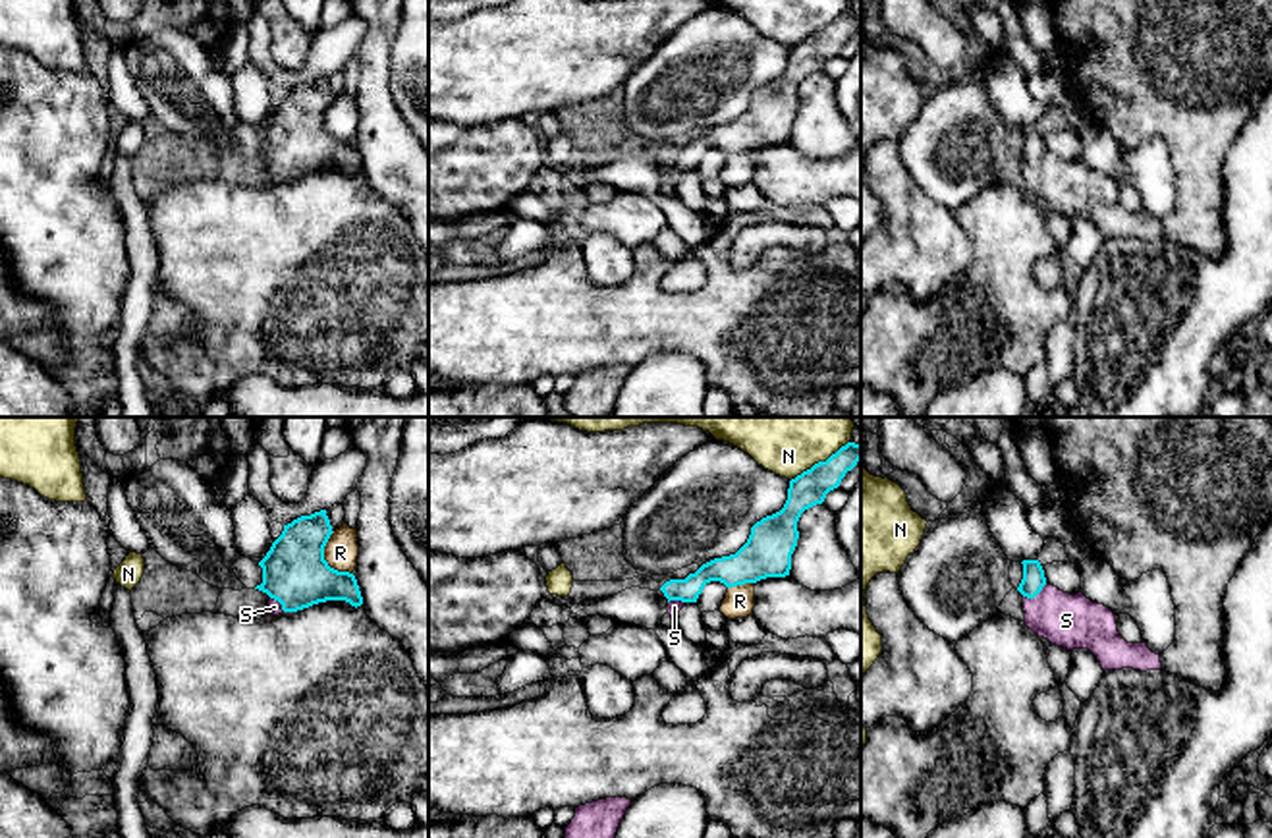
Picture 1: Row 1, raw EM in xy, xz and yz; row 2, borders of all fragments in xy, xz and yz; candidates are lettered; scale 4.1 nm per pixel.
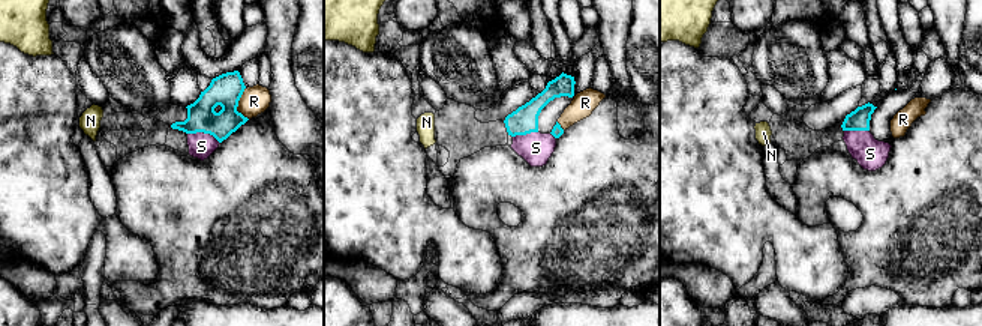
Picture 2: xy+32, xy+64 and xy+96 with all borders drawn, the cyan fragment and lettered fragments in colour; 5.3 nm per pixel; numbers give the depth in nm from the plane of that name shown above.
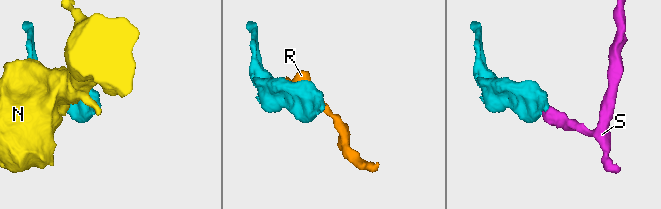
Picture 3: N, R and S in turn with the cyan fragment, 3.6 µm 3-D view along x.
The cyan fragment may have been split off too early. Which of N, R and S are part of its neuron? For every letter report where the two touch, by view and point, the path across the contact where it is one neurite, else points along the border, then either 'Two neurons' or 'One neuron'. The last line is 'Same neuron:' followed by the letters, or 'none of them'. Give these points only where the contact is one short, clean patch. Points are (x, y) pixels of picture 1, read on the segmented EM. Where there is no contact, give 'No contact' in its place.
N: Touches cyan at xz (819, 462). Two neurons
R: Touches cyan at xy (325, 560). Two neurons
S: Touches cyan at yz (1035, 595). Path across: yz (1033, 580), (1035, 595), (1056, 616), (1066, 620). One neuron
Same neuron: S

